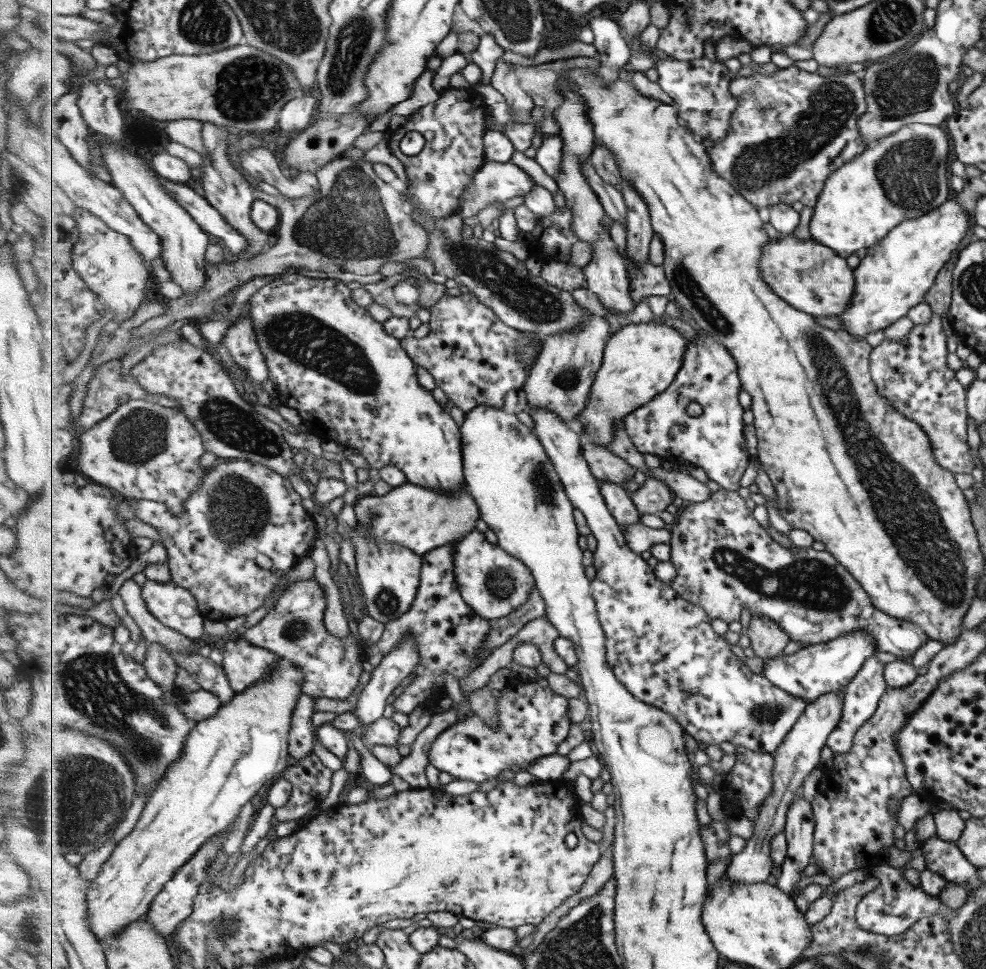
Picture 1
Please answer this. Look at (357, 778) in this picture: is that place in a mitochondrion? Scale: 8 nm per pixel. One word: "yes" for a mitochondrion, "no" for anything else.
no

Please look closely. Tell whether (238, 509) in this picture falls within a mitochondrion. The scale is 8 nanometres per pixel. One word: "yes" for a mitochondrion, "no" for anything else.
yes

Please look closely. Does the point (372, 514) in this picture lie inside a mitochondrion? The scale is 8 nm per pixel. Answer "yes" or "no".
yes

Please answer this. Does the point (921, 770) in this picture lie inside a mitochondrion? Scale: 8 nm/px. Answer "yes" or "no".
no

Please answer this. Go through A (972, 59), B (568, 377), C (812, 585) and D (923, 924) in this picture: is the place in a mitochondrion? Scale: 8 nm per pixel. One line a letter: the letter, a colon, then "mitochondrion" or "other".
A: other
B: mitochondrion
C: mitochondrion
D: other

